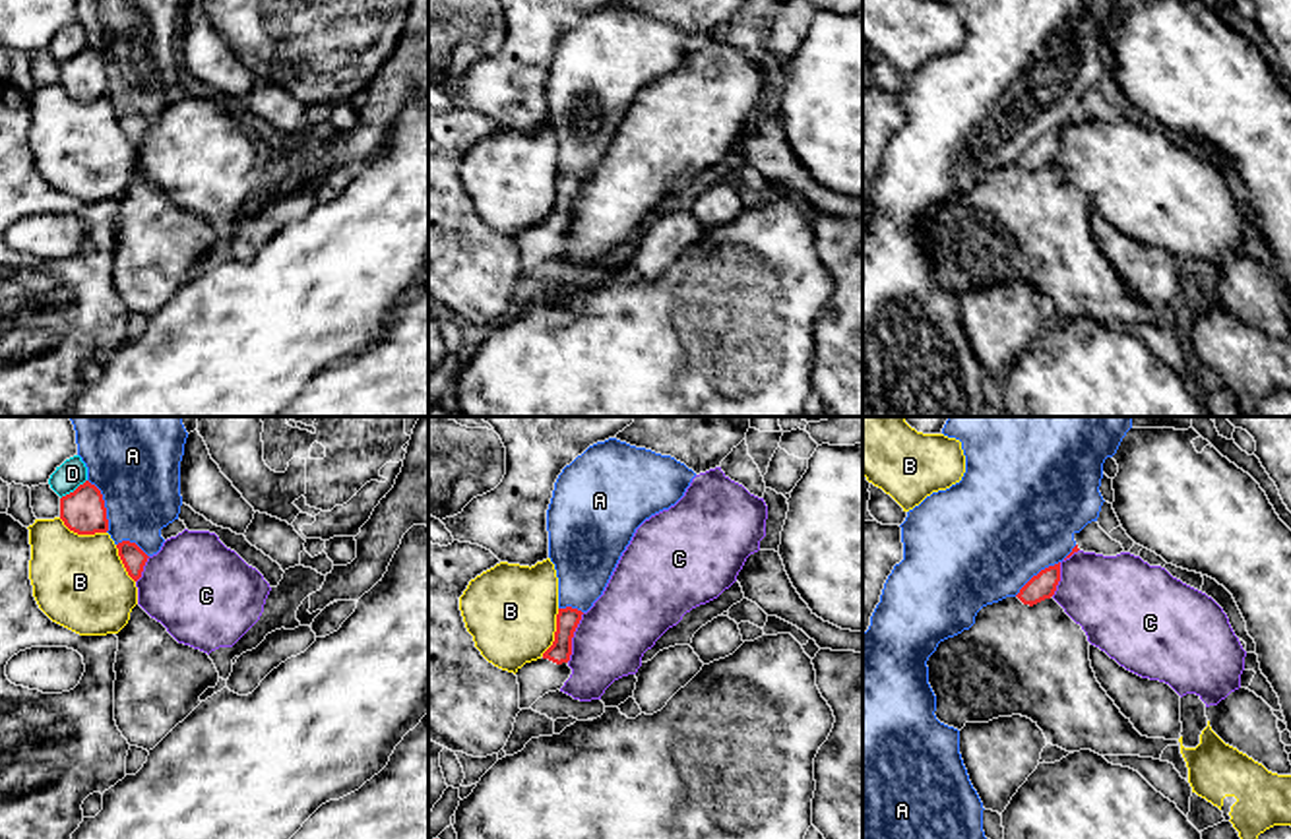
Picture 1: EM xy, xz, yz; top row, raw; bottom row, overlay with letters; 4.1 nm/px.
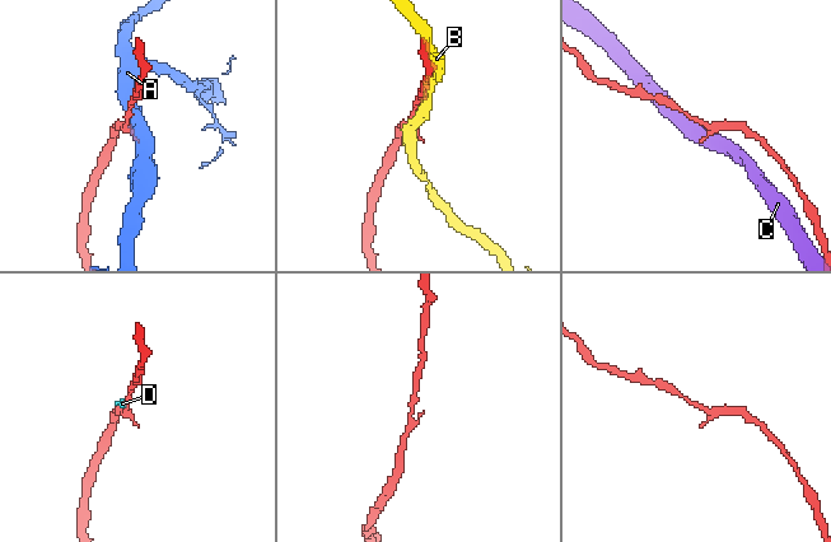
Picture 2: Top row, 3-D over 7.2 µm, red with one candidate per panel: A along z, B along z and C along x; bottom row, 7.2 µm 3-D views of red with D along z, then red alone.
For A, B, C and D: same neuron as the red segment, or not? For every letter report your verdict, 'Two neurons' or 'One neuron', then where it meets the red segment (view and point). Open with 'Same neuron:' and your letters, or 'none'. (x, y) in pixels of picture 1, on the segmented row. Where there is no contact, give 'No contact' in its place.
Same neuron: none
A: Two neurons. Touches red at xy (103, 506)
B: Two neurons. Touches red at xy (82, 533)
C: Two neurons. Touches red at xz (572, 636)
D: Two neurons. Touches red at xy (74, 491)

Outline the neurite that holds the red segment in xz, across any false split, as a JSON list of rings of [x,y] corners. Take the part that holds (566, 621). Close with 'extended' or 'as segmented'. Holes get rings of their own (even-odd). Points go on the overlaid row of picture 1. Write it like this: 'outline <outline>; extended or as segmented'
outline [[[566,606],[558,608],[556,614],[556,632],[552,645],[543,653],[543,659],[549,659],[556,665],[568,663],[572,655],[572,637],[582,620],[582,610]]]; as segmented

